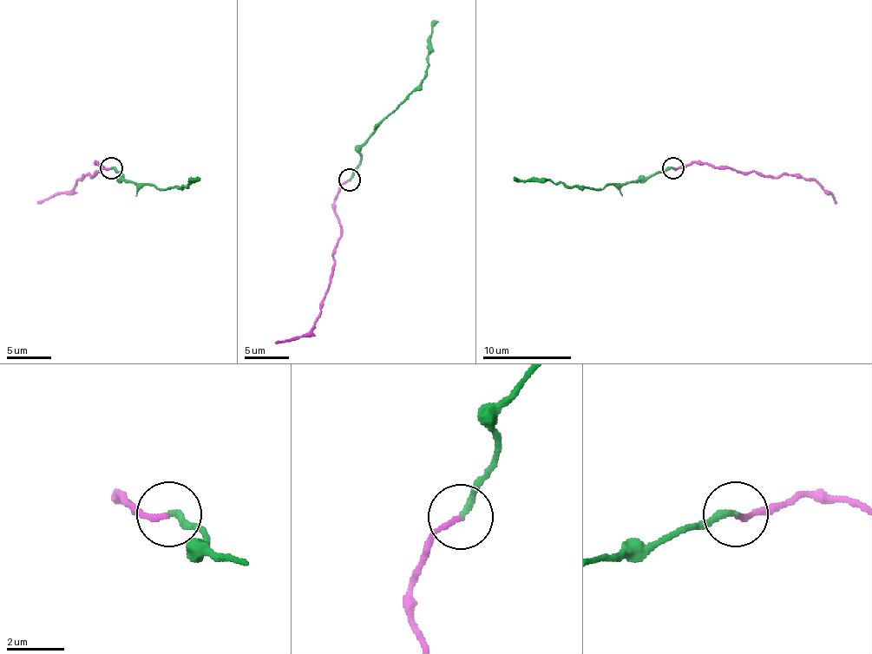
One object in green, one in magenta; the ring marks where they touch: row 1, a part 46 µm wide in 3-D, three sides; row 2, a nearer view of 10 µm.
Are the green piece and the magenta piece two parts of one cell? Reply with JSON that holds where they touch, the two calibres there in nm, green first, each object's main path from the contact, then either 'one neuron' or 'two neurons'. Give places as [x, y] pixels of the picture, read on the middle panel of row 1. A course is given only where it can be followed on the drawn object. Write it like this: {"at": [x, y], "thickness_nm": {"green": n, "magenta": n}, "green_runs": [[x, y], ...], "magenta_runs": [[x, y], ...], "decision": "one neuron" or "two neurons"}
{"at": [350, 179], "thickness_nm": {"green": 220, "magenta": 170}, "green_runs": [[349, 180], [360, 162], [360, 147], [364, 140], [422, 81], [429, 56], [430, 28], [437, 21]], "magenta_runs": [[349, 180], [340, 186], [333, 202], [340, 239], [336, 246], [331, 282], [320, 317], [304, 335], [276, 343]], "decision": "one neuron"}

